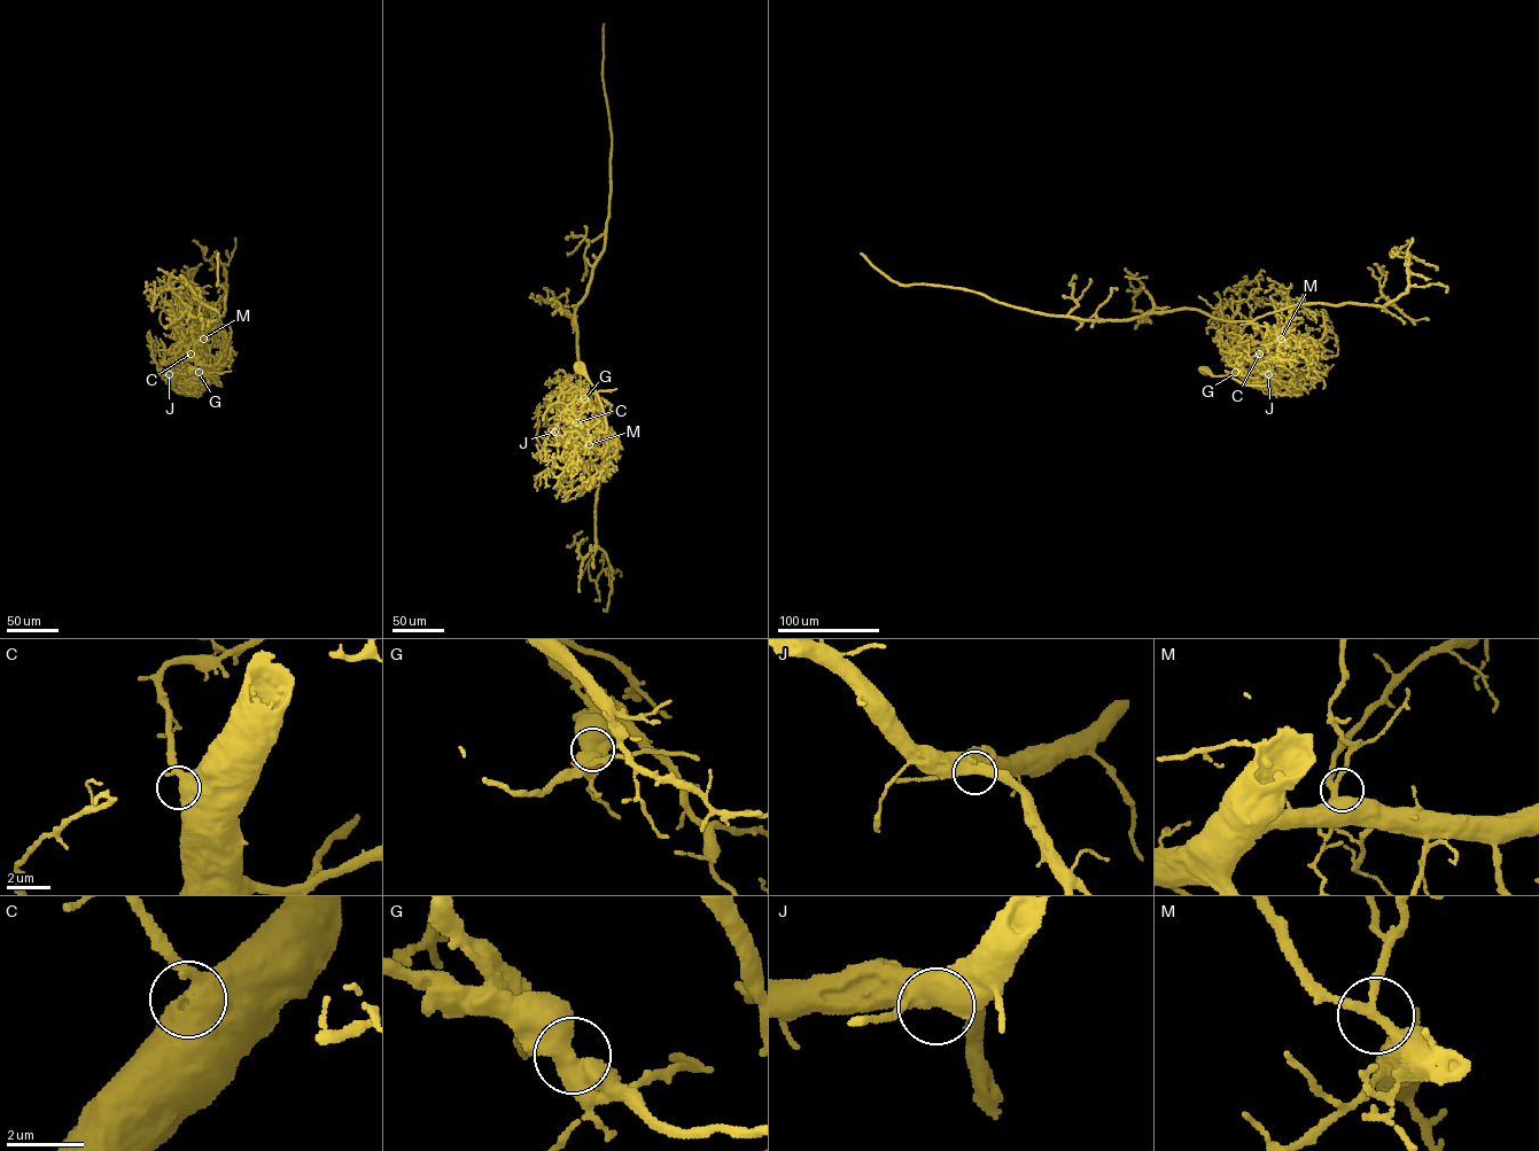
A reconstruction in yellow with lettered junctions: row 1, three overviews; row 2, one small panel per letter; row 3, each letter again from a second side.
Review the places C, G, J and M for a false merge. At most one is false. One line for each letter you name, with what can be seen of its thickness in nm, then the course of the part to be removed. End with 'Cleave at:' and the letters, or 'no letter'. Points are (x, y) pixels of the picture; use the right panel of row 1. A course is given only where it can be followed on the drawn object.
G: 600 nm thick; foreign part runs (1235, 372), (1242, 374), (1220, 347), (1217, 333)
Cleave at: G

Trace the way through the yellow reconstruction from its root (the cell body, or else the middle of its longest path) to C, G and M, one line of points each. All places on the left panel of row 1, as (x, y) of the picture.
C: (192, 371), (209, 375), (220, 386), (211, 371), (209, 347), (199, 343), (191, 354)
G: (192, 371), (220, 386), (211, 373), (206, 343), (199, 343), (188, 359), (192, 370), (187, 373), (199, 372)
M: (192, 371), (209, 375), (220, 386), (211, 373), (210, 350), (203, 339)

